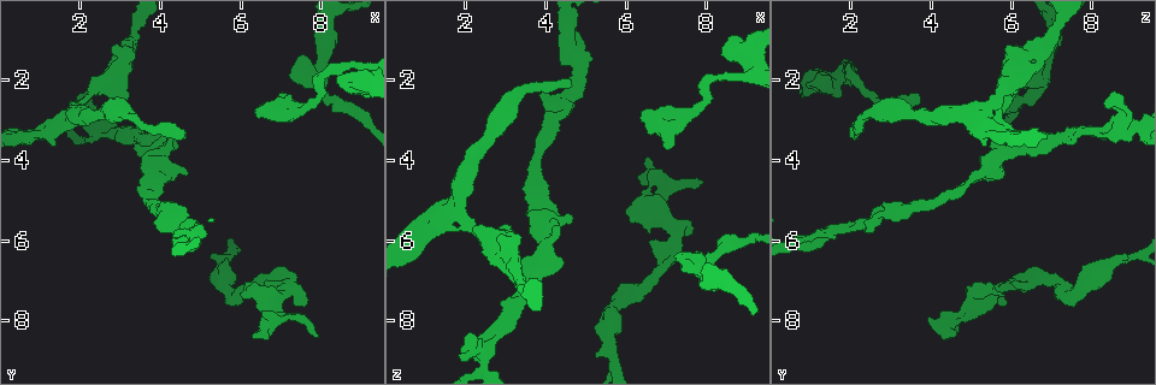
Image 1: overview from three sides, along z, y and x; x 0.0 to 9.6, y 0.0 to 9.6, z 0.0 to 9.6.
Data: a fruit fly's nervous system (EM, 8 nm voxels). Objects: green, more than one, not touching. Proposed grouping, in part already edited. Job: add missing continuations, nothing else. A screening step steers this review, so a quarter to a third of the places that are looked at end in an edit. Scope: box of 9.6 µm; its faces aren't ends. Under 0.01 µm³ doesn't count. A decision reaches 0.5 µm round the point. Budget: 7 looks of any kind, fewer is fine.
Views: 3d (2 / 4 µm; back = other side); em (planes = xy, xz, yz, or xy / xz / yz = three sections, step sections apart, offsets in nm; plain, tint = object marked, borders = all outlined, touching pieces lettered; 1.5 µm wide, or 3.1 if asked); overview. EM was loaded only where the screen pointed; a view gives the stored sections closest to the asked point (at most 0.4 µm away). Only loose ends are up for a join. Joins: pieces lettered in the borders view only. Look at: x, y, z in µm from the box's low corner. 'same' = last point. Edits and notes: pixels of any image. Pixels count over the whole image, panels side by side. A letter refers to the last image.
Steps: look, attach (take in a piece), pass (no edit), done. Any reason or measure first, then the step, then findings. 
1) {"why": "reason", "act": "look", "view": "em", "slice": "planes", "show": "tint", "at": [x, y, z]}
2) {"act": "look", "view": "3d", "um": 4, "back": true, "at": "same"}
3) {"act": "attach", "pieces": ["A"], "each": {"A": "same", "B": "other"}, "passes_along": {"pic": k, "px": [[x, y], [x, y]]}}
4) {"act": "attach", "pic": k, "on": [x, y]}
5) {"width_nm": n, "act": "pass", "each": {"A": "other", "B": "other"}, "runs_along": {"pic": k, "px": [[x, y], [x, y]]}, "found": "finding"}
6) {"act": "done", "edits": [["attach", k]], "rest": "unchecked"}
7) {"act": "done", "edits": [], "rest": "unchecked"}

{"why": "free end", "act": "look", "view": "3d", "um": 4, "at": [7.70, 7.50, 5.85]}

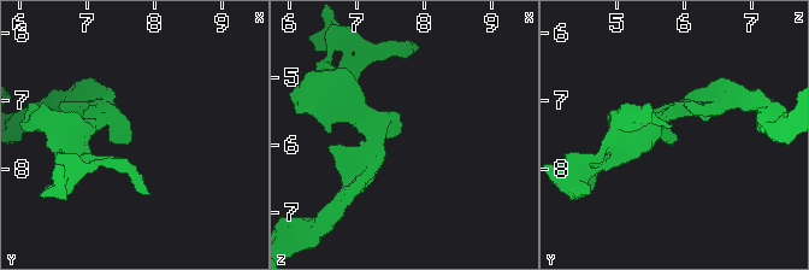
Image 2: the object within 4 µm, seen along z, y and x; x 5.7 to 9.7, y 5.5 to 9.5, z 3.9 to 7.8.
{"why": "now the EM", "act": "look", "view": "em", "slice": "xy", "step": 4, "show": "borders", "at": [7.65, 7.55, 5.80]}

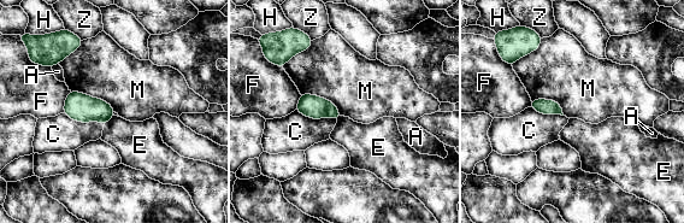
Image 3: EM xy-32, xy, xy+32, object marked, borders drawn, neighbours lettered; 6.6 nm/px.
{"act": "pass", "each": {"A": "other", "C": "other", "E": "other", "F": "other", "H": "other", "M": "other", "Z": "other"}, "border": {"pic": 3, "px": [[58, 63], [52, 68]]}, "found": "none of them fits"}

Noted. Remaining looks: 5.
{"why": "an open end", "act": "look", "view": "em", "slice": "xy", "step": 4, "show": "borders", "at": [2.85, 2.75, 5.75]}

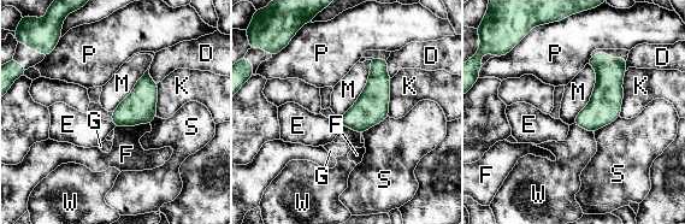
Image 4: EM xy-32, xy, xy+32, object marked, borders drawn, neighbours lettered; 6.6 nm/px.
{"act": "look", "view": "em", "slice": "planes", "show": "borders", "at": "same"}

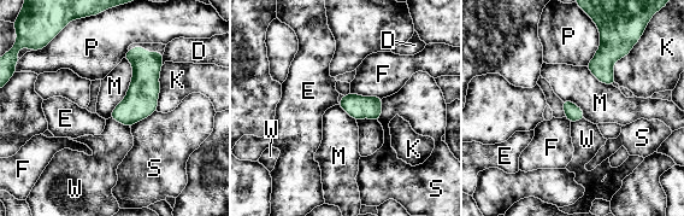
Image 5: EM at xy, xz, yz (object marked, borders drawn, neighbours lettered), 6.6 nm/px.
{"act": "pass", "each": {"D": "other", "E": "other", "F": "other", "K": "other", "M": "other", "P": "other", "S": "other", "W": "other"}, "border": {"pic": 5, "px": [[125, 58], [131, 81], [108, 117]]}, "found": "none of them fits"}

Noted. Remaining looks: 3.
{"why": "an open end", "act": "look", "view": "3d", "um": 2, "back": true, "at": [1.40, 3.65, 5.30]}

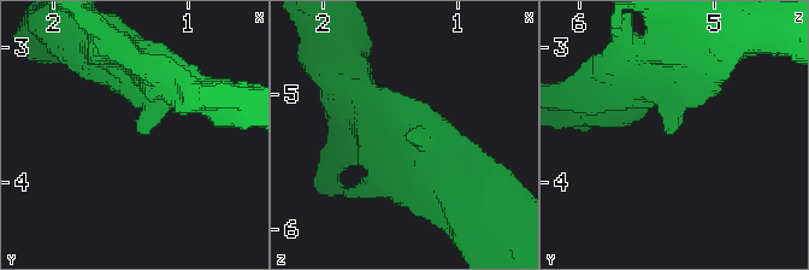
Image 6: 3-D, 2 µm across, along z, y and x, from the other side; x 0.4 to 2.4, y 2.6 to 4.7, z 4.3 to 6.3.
{"why": "shape alone is not enough", "act": "look", "view": "em", "slice": "planes", "show": "borders", "at": [1.38, 3.64, 5.30]}

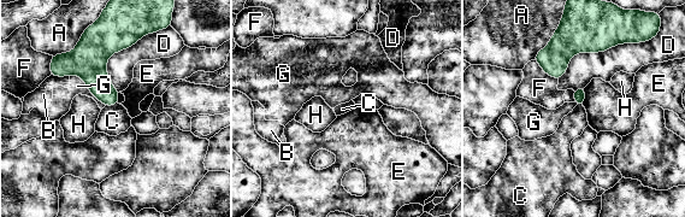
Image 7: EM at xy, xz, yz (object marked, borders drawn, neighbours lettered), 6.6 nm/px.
{"act": "pass", "each": {"A": "other", "B": "other", "C": "other", "D": "other", "E": "other", "F": "other", "G": "other", "H": "other"}, "found": "none of them fits"}

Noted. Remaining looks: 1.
{"act": "done", "edits": [], "rest": "unchecked"}

